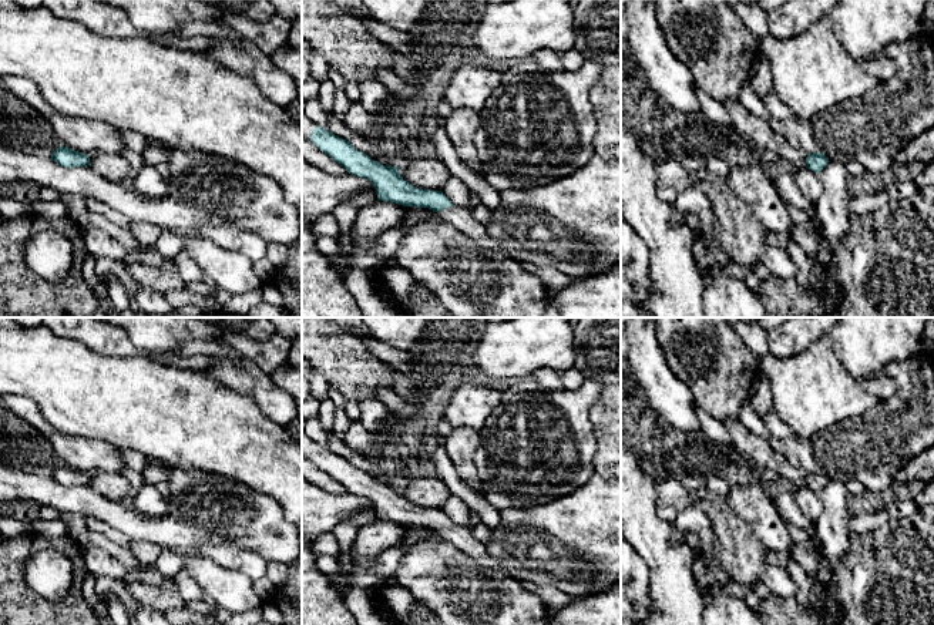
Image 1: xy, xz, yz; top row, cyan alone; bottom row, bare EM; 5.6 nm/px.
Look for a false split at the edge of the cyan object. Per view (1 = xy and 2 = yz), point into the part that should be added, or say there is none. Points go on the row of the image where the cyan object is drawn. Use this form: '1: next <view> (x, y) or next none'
1: next none
2: next none

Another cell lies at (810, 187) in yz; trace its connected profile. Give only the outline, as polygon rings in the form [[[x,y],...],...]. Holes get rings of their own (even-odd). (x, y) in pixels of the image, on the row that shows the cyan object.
[[[804,167],[800,169],[793,169],[793,177],[802,195],[812,204],[816,204],[823,192],[817,174]]]

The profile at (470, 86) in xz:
[[[467,61],[453,73],[441,95],[453,110],[466,108],[480,114],[500,81],[501,73]]]

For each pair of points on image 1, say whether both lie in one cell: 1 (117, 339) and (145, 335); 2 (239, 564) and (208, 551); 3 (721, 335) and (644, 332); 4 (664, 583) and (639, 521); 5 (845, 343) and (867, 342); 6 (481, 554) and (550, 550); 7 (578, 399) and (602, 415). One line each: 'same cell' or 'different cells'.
1: different cells
2: same cell
3: different cells
4: same cell
5: same cell
6: different cells
7: different cells

